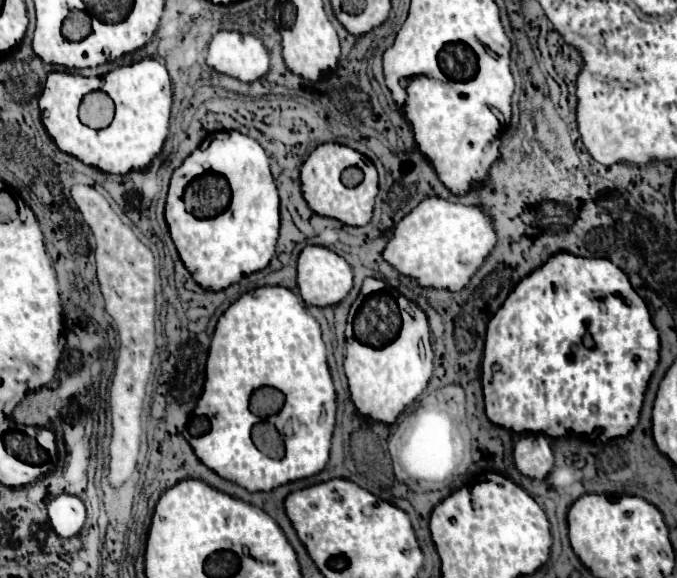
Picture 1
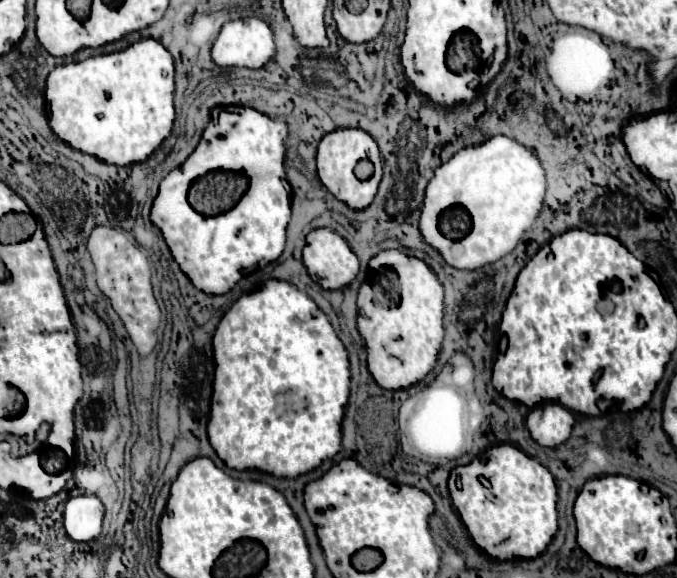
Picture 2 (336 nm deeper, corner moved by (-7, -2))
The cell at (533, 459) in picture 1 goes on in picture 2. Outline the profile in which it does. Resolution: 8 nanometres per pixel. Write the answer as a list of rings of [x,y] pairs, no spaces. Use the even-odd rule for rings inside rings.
[[[543,403],[531,409],[527,415],[527,429],[543,447],[557,447],[565,443],[571,435],[573,415],[559,403]]]

